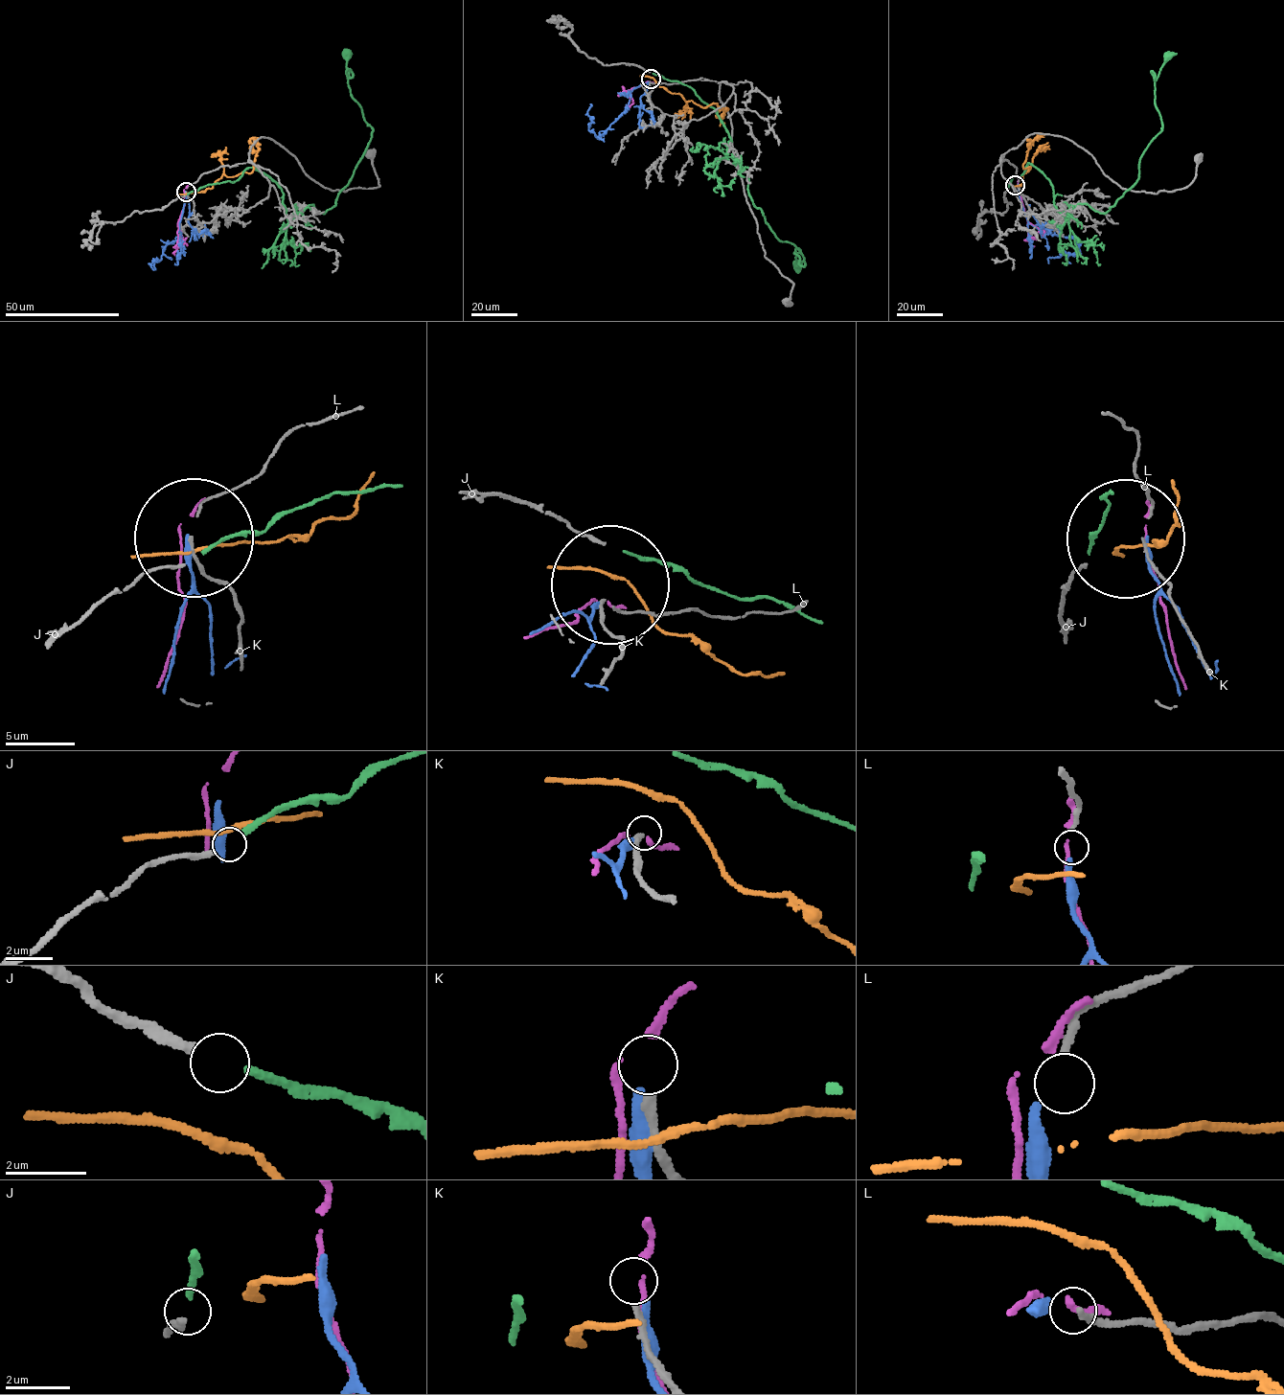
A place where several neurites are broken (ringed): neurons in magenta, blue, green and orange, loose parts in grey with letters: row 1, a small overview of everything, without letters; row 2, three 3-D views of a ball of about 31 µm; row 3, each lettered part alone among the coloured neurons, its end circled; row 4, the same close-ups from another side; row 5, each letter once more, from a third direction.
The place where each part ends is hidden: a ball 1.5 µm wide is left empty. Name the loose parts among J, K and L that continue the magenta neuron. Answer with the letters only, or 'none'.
K

